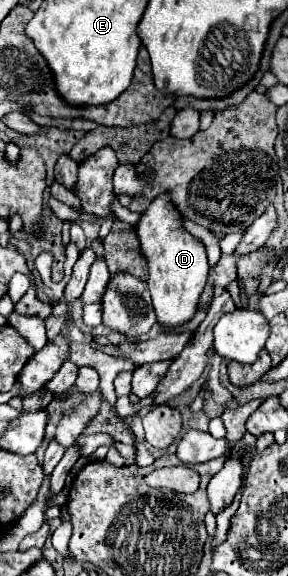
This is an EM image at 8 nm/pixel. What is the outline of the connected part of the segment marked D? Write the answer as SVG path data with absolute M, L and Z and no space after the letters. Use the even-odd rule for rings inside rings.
M157 196L149 204L147 212L137 224L137 236L141 240L143 254L149 260L147 282L157 322L163 330L173 330L189 322L199 308L199 298L209 276L205 246L183 228L181 216L175 212L175 208L171 208L171 204L167 204L167 196Z

